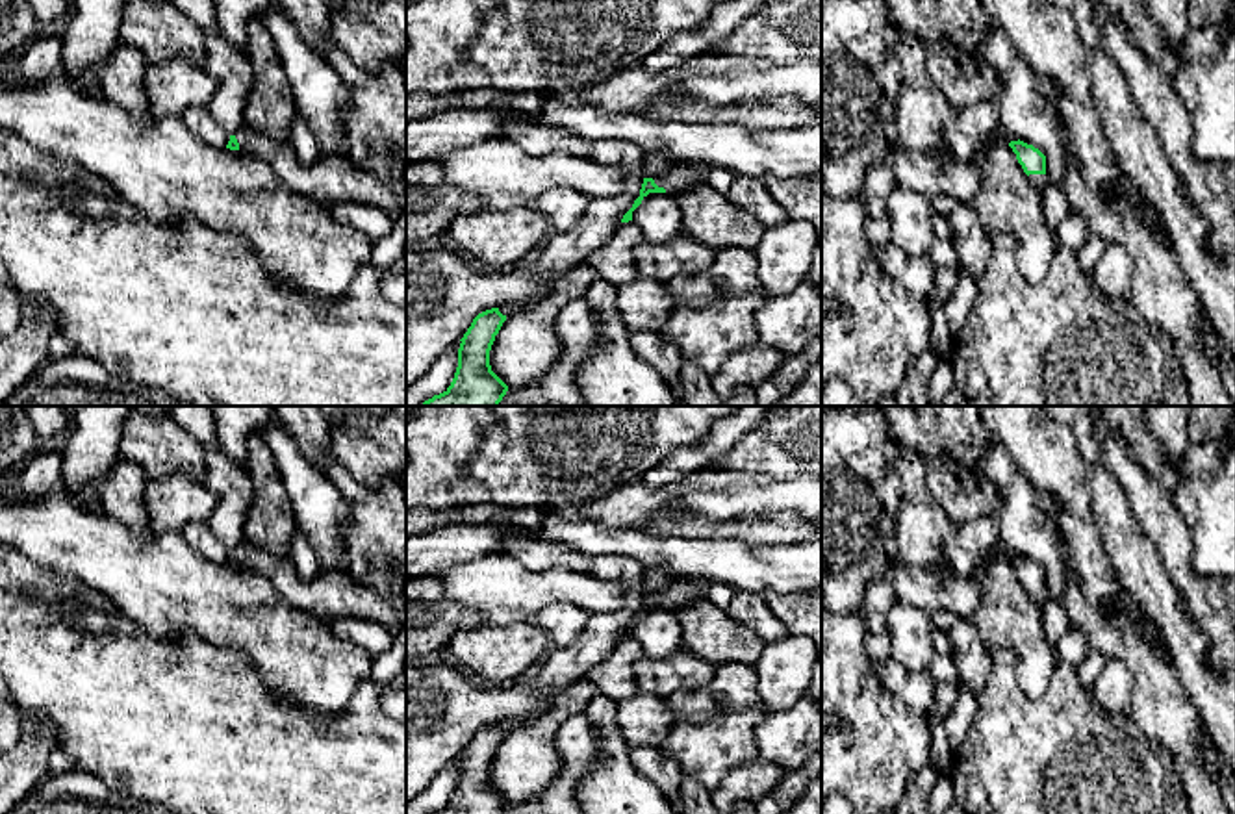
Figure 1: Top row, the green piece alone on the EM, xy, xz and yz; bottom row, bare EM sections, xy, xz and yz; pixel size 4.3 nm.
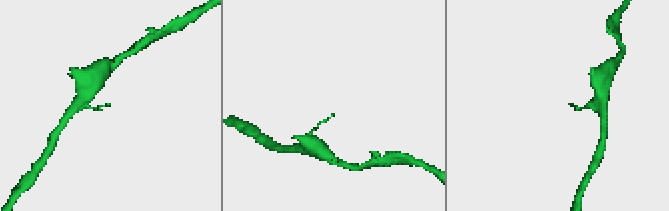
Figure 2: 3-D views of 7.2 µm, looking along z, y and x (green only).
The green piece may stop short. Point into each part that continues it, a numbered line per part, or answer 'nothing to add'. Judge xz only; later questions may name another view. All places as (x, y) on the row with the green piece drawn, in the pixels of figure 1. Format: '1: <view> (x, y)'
1: xz (675, 180)

